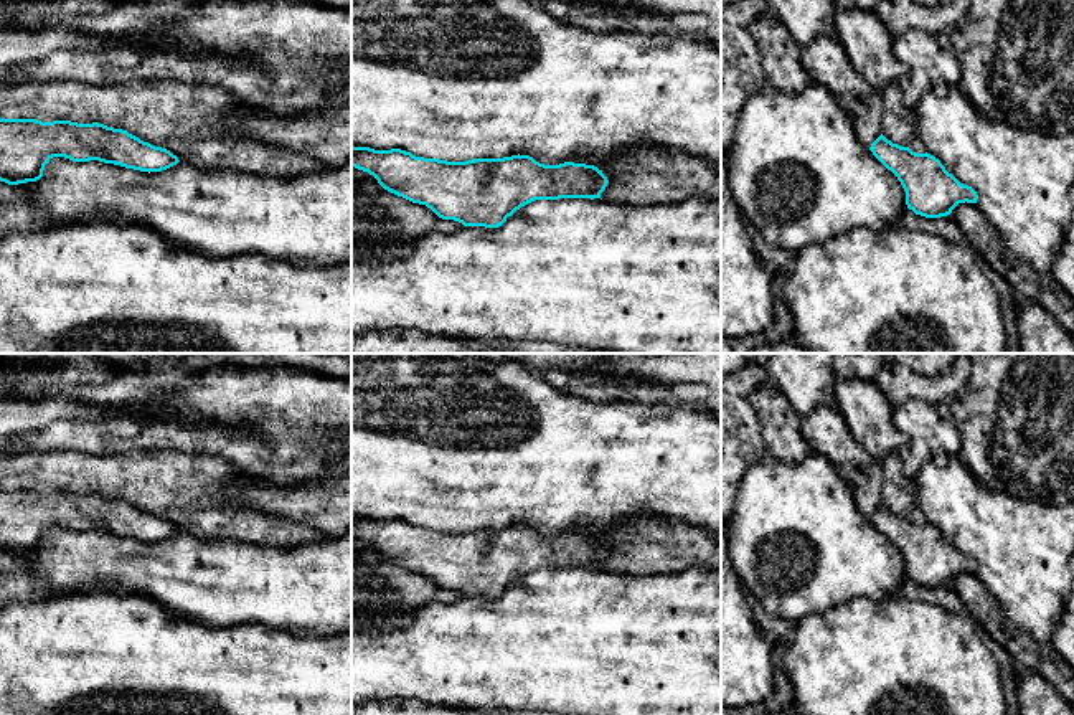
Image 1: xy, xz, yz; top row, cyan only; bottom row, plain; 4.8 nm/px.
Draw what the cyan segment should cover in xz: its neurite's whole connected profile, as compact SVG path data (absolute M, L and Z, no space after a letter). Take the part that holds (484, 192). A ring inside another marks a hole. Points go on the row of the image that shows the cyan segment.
M351 145L351 167L373 175L384 190L426 205L442 220L485 228L502 226L516 210L535 200L601 198L609 183L602 170L594 165L574 162L544 165L520 154L503 159L447 162L416 157L401 149L374 150Z

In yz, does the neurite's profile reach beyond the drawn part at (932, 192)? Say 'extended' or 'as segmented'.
as segmented

